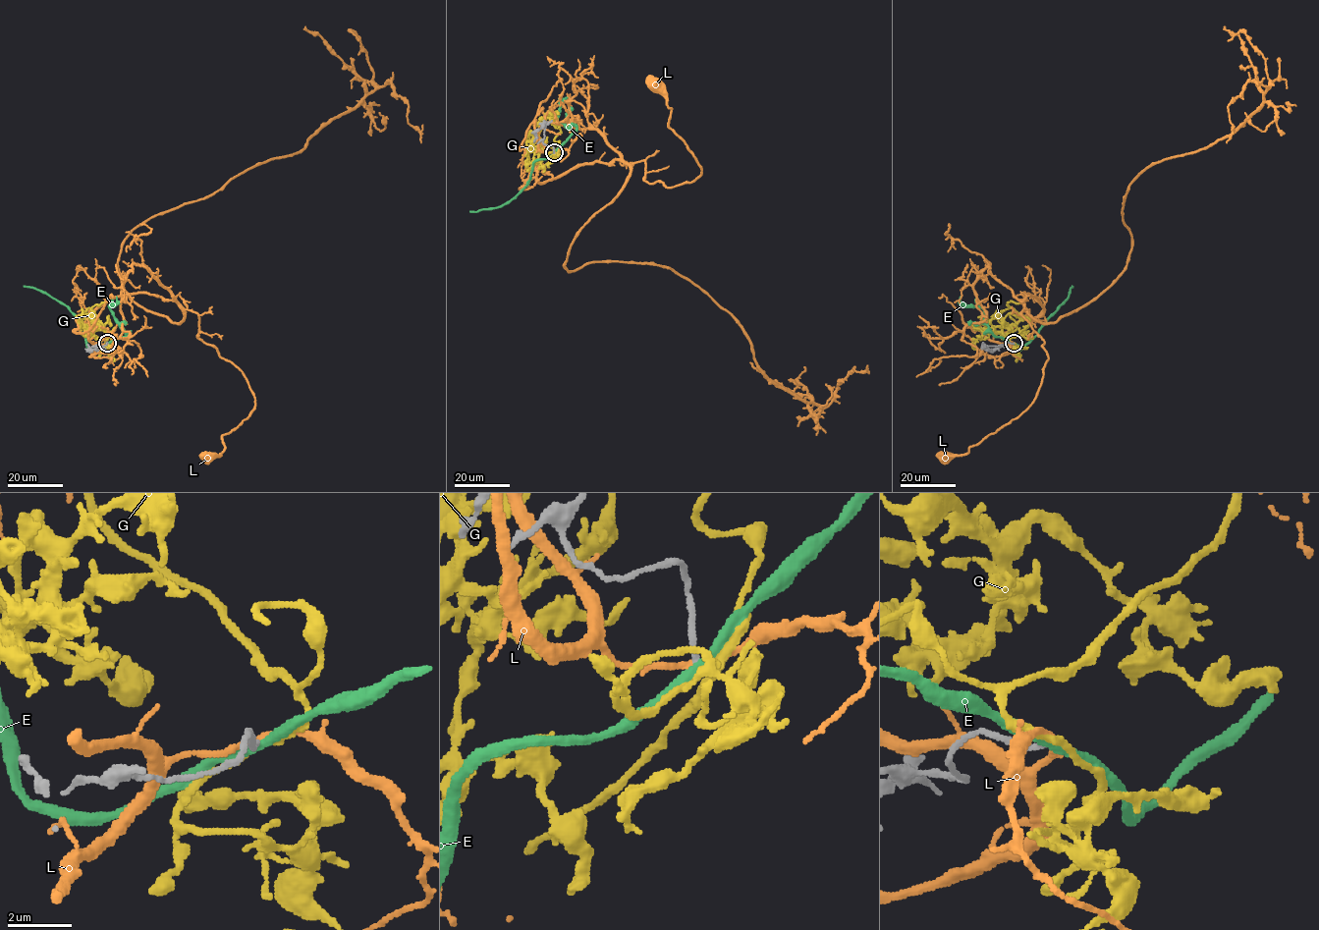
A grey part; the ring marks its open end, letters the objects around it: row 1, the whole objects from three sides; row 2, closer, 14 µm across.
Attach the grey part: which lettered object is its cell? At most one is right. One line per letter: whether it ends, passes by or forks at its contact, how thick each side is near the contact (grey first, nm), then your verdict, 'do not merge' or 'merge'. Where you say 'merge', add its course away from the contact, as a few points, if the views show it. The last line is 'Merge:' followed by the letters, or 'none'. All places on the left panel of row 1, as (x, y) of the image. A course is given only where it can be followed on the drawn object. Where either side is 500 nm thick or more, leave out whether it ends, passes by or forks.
E: it passes by; 200 nm thick on the grey side, 280 nm on the other; do not merge
G: it passes by; 180 nm thick on the grey side, 220 nm on the other; merge; it runs (107, 343), (113, 336), (108, 332), (115, 328), (105, 339), (105, 329), (101, 322), (98, 328), (90, 309)
L: it passes by; 190 nm thick on the grey side, 190 nm on the other; do not merge
Merge: G

